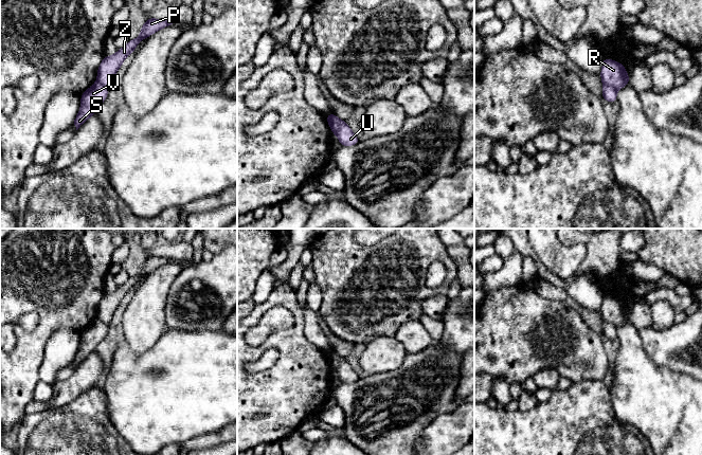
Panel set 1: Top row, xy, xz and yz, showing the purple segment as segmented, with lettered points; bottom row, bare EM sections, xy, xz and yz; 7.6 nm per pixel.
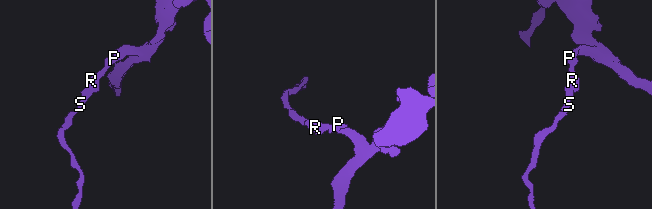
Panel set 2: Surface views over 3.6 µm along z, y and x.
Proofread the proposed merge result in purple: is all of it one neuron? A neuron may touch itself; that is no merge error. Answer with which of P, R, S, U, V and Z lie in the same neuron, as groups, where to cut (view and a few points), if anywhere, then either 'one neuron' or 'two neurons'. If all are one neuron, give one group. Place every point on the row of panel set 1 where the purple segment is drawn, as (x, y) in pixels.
P R U Z / S V | xz (342, 121), (339, 129), (334, 133) | two neurons

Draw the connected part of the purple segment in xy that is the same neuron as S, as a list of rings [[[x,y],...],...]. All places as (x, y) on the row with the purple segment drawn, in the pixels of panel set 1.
[[[97,80],[80,95],[82,106],[74,120],[76,130],[96,112],[107,95],[108,89]]]

